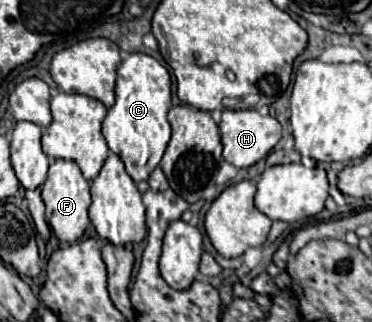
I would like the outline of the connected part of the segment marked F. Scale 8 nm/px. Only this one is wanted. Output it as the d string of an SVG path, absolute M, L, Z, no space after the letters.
M54 160L48 170L48 178L42 184L42 200L46 204L46 222L52 234L60 242L76 242L88 228L88 206L90 206L90 184L82 176L80 168L70 160Z

